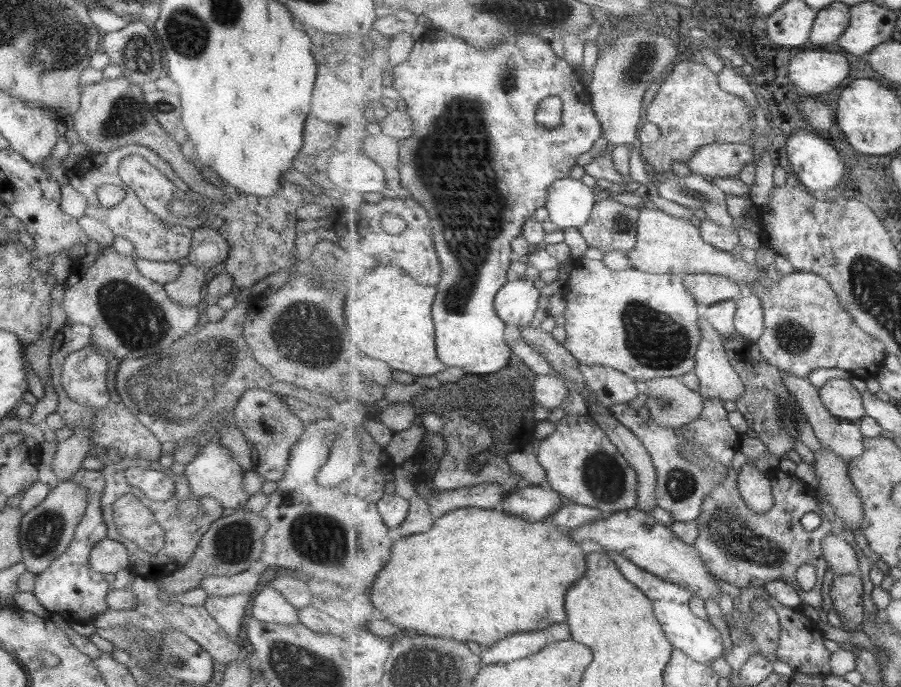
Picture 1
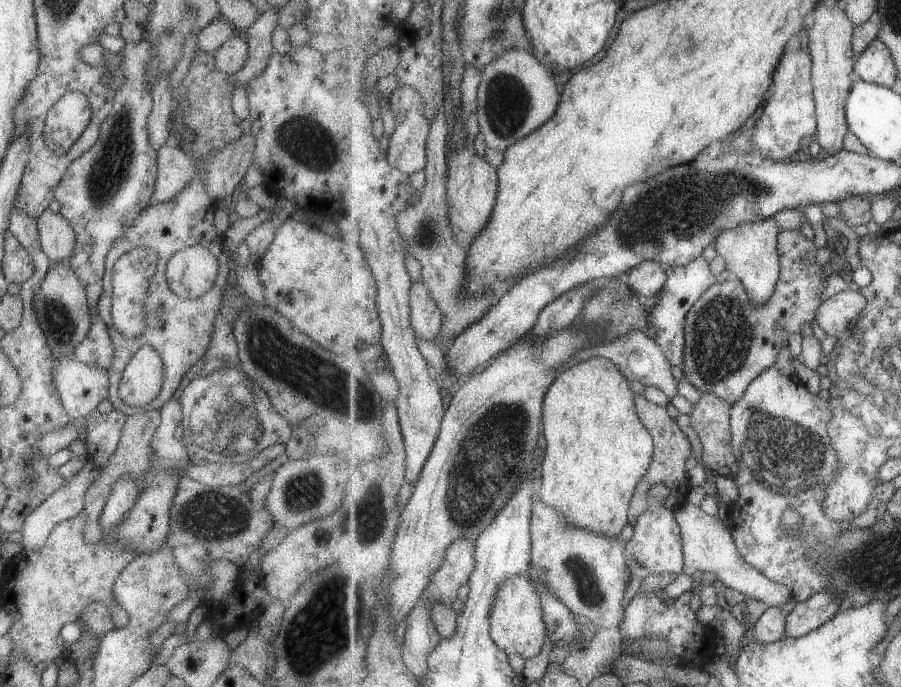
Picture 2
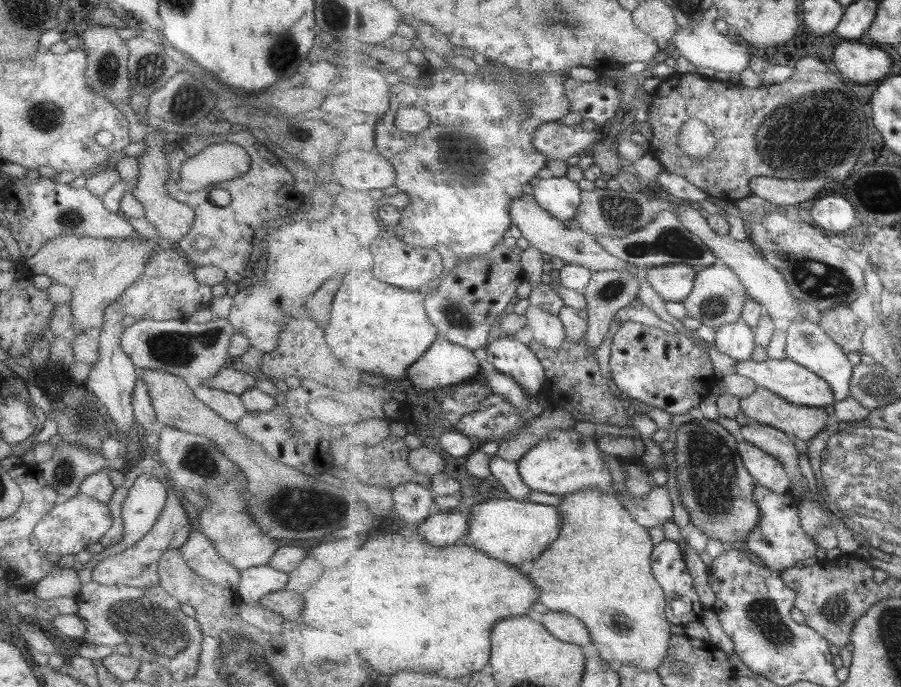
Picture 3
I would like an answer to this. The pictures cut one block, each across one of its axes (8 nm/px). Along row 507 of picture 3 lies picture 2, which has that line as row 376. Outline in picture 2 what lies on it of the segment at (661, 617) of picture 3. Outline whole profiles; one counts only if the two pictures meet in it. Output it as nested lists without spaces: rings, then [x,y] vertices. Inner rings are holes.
[[[593,356],[563,371],[549,387],[544,400],[543,426],[546,451],[540,474],[539,499],[555,506],[569,524],[597,534],[618,537],[629,523],[630,502],[653,462],[655,440],[635,406],[631,380],[609,358]]]

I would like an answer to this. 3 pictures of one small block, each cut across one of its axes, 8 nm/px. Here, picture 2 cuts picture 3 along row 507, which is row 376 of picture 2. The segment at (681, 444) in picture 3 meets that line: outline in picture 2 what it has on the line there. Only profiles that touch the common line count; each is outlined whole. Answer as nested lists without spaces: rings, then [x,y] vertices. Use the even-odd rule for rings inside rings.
[[[780,228],[777,234],[777,250],[781,260],[781,274],[771,300],[765,306],[757,306],[744,283],[735,275],[723,282],[715,282],[693,305],[686,318],[685,379],[697,386],[703,393],[714,393],[729,404],[734,405],[746,393],[751,382],[757,380],[764,370],[769,370],[777,362],[783,349],[790,345],[793,334],[801,334],[805,324],[817,318],[819,306],[823,306],[821,294],[827,286],[827,276],[823,276],[823,265],[817,263],[817,246],[807,240],[801,230]]]

